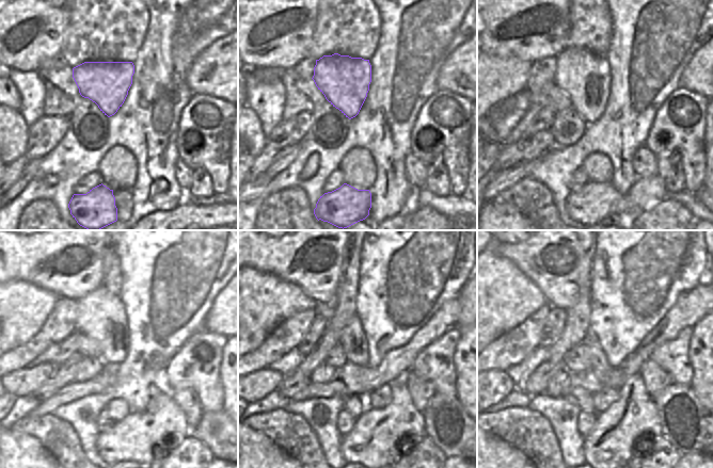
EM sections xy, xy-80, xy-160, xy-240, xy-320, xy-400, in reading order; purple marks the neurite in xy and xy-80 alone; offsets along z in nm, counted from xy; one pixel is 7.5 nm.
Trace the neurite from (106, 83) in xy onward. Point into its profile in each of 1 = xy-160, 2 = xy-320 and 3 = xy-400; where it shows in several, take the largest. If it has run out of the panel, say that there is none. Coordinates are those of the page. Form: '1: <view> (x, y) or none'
1: xy-160 (585, 77)
2: xy-320 (352, 339)
3: xy-400 (599, 362)

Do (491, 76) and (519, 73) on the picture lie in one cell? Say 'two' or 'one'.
one

